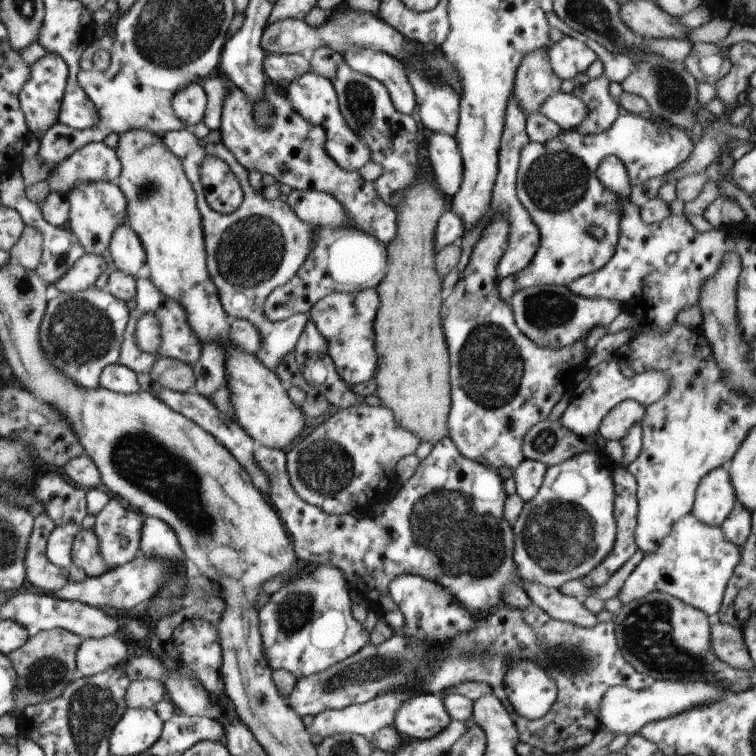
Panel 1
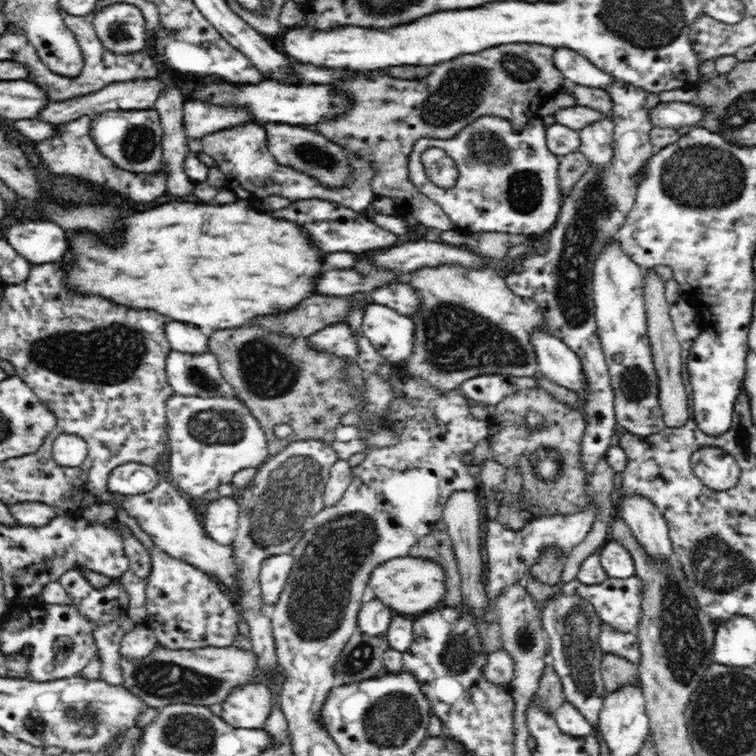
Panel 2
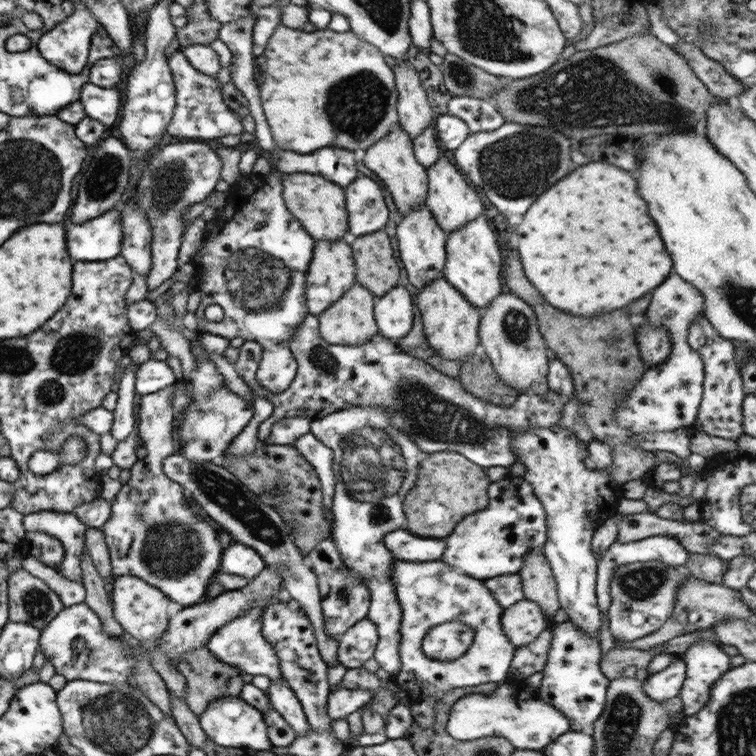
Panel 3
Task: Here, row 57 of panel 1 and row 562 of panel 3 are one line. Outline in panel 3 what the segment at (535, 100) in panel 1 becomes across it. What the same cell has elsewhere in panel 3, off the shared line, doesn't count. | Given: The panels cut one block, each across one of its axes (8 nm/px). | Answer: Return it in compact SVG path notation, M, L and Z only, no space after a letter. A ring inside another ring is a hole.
M543 554L527 556L523 568L517 574L523 584L525 600L537 602L537 606L545 612L547 620L551 620L561 604L557 596L557 582L547 558Z

